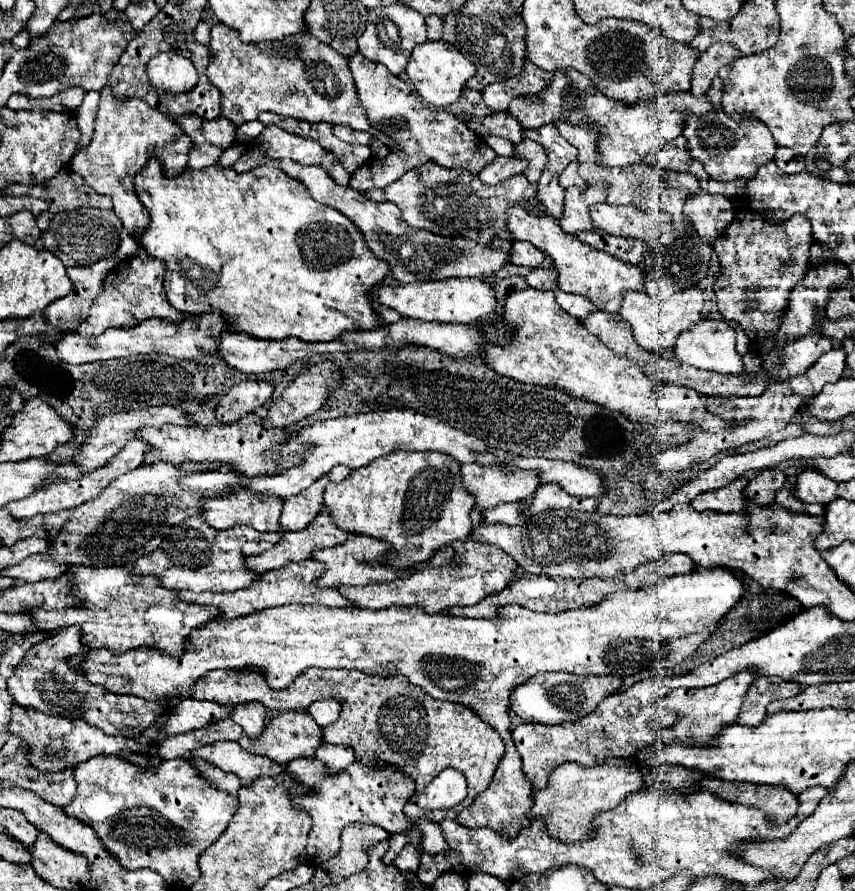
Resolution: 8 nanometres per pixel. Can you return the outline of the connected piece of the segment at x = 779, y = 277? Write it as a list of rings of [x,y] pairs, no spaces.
[[[745,207],[737,211],[729,229],[713,243],[723,267],[715,283],[719,311],[725,319],[735,321],[751,341],[761,341],[761,335],[775,335],[779,325],[775,317],[787,307],[787,297],[795,283],[807,275],[811,241],[813,233],[807,217],[793,215],[781,225],[773,225]]]

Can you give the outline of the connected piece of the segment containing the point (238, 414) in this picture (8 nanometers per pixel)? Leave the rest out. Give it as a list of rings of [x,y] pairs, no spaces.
[[[243,381],[235,385],[225,397],[221,397],[215,419],[219,423],[233,423],[247,413],[257,413],[271,397],[273,385],[265,381]]]

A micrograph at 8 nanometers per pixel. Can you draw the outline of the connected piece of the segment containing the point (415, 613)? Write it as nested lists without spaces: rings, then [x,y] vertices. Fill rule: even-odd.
[[[699,567],[687,575],[667,577],[659,585],[613,593],[613,597],[607,597],[597,605],[587,605],[561,613],[539,613],[521,605],[505,605],[495,619],[467,619],[447,617],[445,611],[427,615],[423,609],[413,607],[389,607],[381,611],[371,611],[355,607],[333,609],[323,605],[281,605],[235,617],[231,621],[209,621],[193,629],[193,633],[189,635],[189,645],[185,645],[185,653],[177,657],[157,653],[157,649],[129,649],[129,653],[117,653],[117,657],[113,657],[113,653],[105,653],[105,649],[85,647],[85,653],[81,657],[69,659],[69,665],[73,665],[77,673],[83,673],[93,685],[101,685],[105,691],[137,695],[147,701],[157,701],[157,705],[163,705],[167,709],[173,709],[173,705],[179,705],[185,697],[189,697],[189,689],[193,689],[197,679],[213,669],[259,667],[265,675],[267,685],[277,691],[287,689],[299,677],[299,673],[309,667],[357,669],[377,677],[391,677],[401,673],[413,685],[419,685],[435,699],[467,705],[501,735],[505,743],[505,755],[497,763],[495,777],[491,785],[457,815],[457,823],[463,827],[489,827],[507,837],[517,837],[517,833],[531,823],[527,813],[533,805],[533,789],[521,773],[521,755],[513,745],[509,729],[511,691],[527,679],[547,671],[627,677],[651,667],[653,657],[655,667],[669,669],[687,659],[715,631],[717,623],[741,599],[741,591],[743,585],[731,569]]]

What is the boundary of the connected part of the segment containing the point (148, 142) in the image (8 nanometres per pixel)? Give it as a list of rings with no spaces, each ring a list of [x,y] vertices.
[[[105,87],[101,91],[93,139],[85,149],[73,155],[69,169],[77,173],[97,193],[111,195],[113,211],[121,219],[123,229],[129,235],[141,235],[149,227],[149,211],[143,207],[135,193],[135,175],[147,165],[151,157],[161,161],[165,177],[175,177],[183,173],[189,161],[189,145],[193,145],[189,141],[189,135],[175,119],[163,115],[161,111],[155,111],[137,97],[125,97],[117,101],[117,97],[109,93],[109,87]]]

